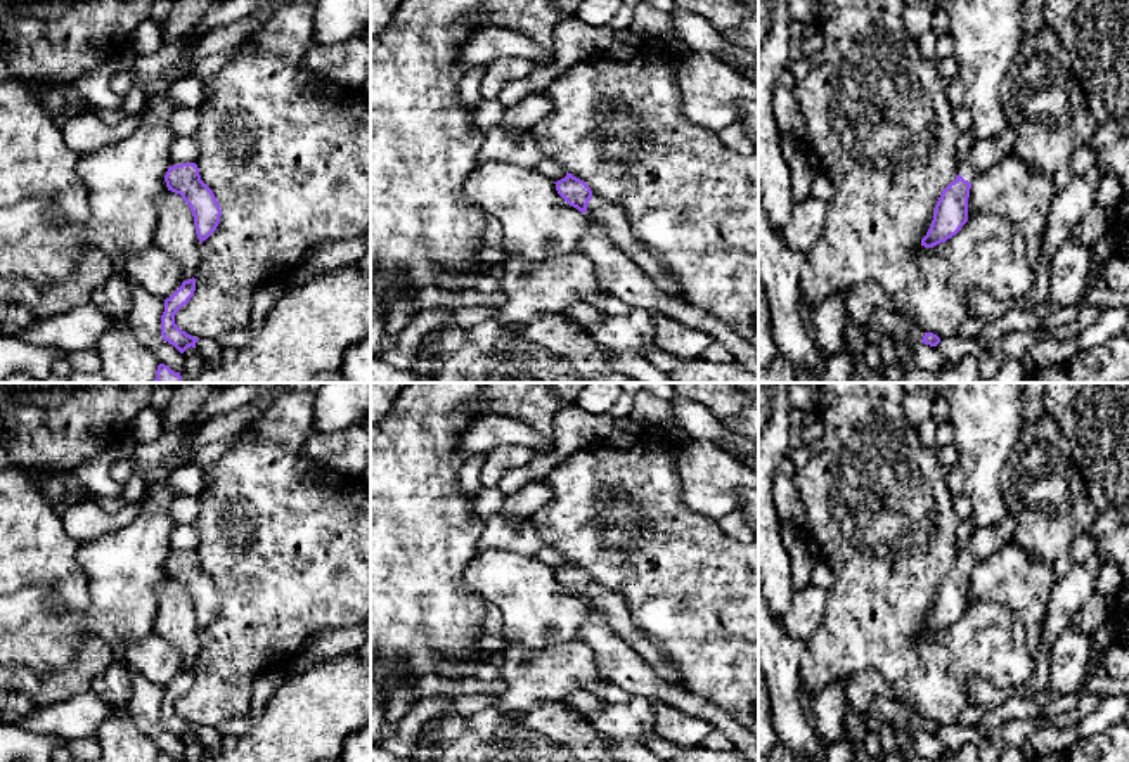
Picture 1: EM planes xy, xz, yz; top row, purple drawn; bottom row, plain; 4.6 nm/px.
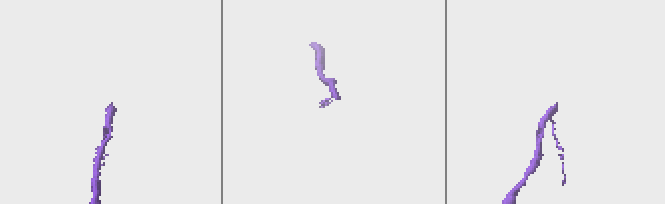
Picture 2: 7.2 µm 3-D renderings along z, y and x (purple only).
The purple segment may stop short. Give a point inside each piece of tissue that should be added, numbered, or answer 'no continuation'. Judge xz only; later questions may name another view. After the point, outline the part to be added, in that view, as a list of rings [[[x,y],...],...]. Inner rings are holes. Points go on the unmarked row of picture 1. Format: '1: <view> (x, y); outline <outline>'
1: xz (615, 607); outline [[[592,580],[592,585],[585,599],[589,610],[599,611],[606,617],[611,629],[629,643],[629,646],[642,656],[655,672],[672,682],[681,686],[681,675],[677,667],[665,656],[661,648],[655,644],[632,620],[629,601],[616,591]]]

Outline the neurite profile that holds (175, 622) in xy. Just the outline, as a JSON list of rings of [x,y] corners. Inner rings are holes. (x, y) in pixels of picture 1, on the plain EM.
[[[171,578],[159,582],[154,592],[158,611],[152,632],[173,644],[182,656],[184,668],[189,668],[196,663],[201,648],[192,599],[182,584]]]

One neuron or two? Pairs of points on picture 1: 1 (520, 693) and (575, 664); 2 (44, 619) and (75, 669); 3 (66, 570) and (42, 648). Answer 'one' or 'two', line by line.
1: one
2: two
3: two

